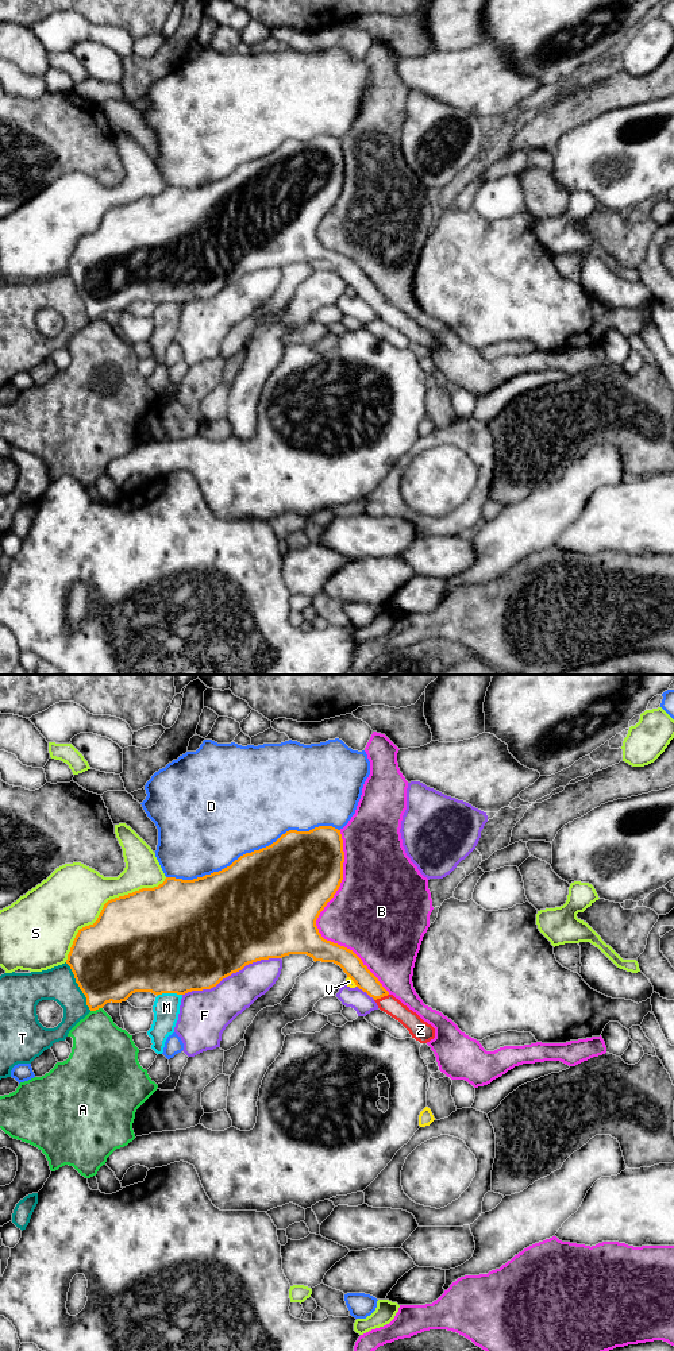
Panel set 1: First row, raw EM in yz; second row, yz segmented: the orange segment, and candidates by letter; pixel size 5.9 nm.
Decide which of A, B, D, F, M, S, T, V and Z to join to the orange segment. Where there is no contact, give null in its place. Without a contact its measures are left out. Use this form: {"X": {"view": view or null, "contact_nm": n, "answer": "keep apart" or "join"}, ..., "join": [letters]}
{"A": {"view": "yz", "contact_nm": 80, "answer": "keep apart"}, "B": {"view": "yz", "contact_nm": 1000, "answer": "keep apart"}, "D": {"view": "yz", "contact_nm": 1050, "answer": "keep apart"}, "F": {"view": "yz", "contact_nm": 650, "answer": "keep apart"}, "M": {"view": "yz", "contact_nm": 150, "answer": "keep apart"}, "S": {"view": "yz", "contact_nm": 800, "answer": "keep apart"}, "T": {"view": "yz", "contact_nm": 320, "answer": "keep apart"}, "V": {"view": "yz", "contact_nm": 90, "answer": "keep apart"}, "Z": {"view": "yz", "contact_nm": 100, "answer": "join"}, "join": ["Z"]}

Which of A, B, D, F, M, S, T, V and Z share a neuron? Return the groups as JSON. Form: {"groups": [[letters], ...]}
{"groups": [["A"], ["B"], ["D"], ["F"], ["M"], ["S"], ["T"], ["V"], ["Z"]]}

